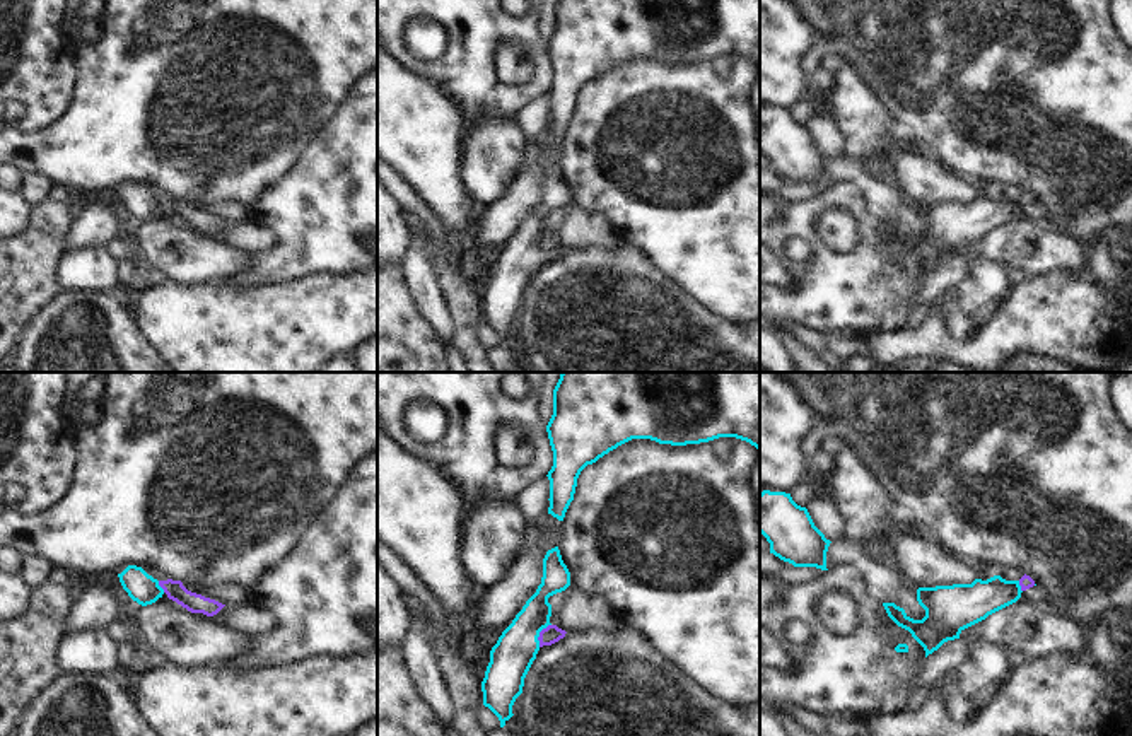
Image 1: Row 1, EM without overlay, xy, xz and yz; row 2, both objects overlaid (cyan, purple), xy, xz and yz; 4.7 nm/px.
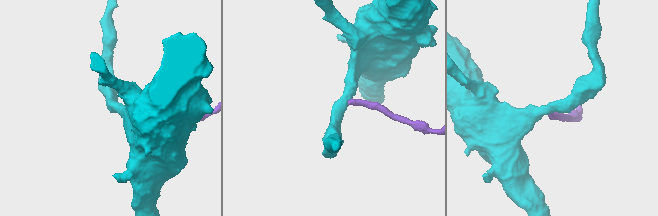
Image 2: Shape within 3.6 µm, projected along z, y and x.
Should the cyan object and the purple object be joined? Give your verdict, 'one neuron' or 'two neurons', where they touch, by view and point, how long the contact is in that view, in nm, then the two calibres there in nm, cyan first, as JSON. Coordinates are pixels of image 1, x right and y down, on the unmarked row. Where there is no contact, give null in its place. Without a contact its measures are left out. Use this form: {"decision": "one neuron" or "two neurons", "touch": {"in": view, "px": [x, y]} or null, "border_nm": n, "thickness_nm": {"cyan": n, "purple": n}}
{"decision": "one neuron", "touch": {"in": "xz", "px": [538, 251]}, "border_nm": 130, "thickness_nm": {"cyan": 200, "purple": 90}}

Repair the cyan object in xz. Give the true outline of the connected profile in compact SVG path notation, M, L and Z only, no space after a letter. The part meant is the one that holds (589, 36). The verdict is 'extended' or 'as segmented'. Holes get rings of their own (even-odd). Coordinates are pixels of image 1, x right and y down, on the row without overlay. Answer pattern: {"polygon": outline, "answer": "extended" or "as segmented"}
{"polygon": "M557 0L546 50L553 68L548 131L563 138L581 89L632 56L686 63L736 55L760 68L760 0Z", "answer": "as segmented"}

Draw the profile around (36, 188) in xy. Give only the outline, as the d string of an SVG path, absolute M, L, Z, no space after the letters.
M26 174L22 195L32 208L48 202L50 193L55 190L53 181L46 174Z

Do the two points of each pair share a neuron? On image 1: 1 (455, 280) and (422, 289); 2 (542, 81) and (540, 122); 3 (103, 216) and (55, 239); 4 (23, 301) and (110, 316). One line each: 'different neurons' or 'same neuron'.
1: different neurons
2: different neurons
3: different neurons
4: different neurons

